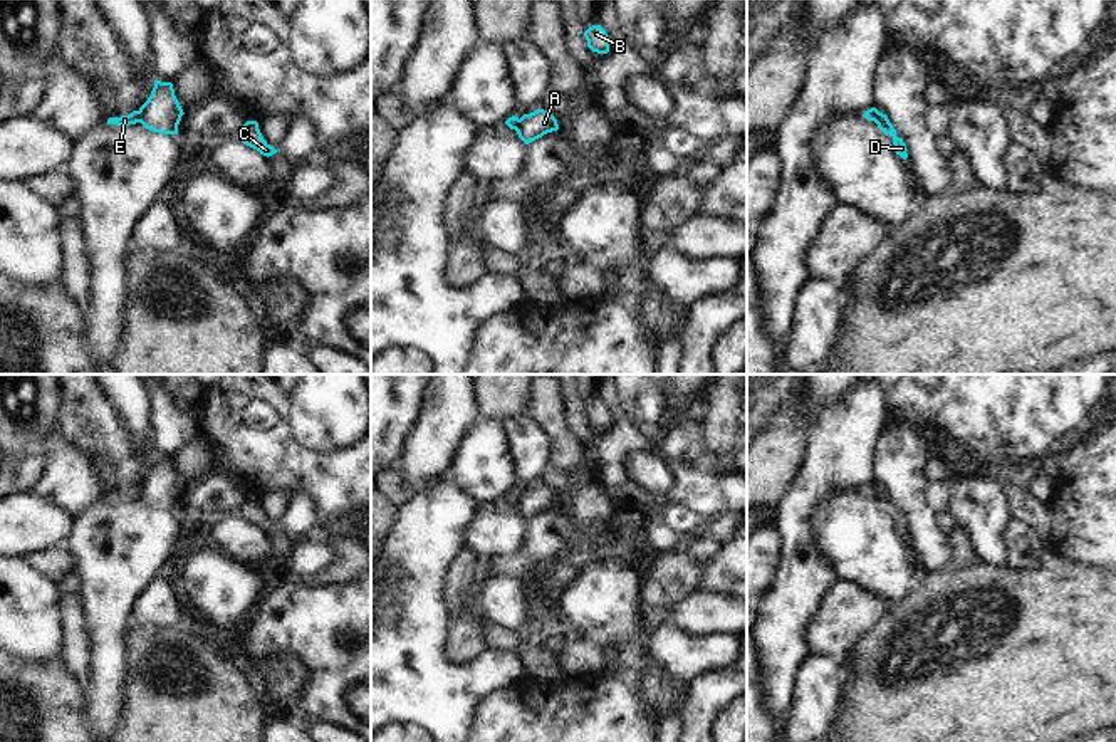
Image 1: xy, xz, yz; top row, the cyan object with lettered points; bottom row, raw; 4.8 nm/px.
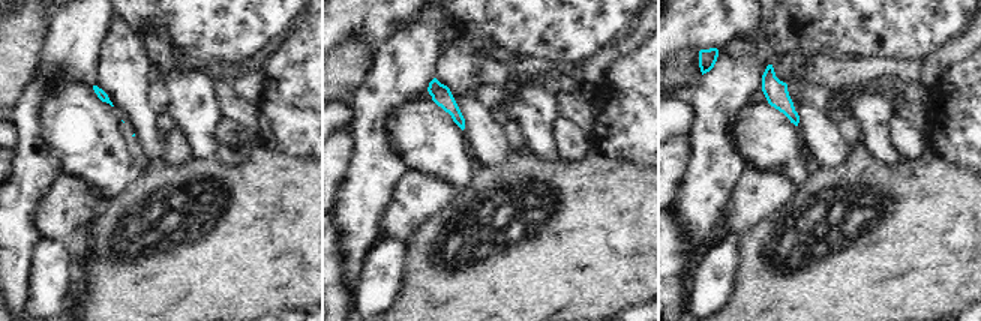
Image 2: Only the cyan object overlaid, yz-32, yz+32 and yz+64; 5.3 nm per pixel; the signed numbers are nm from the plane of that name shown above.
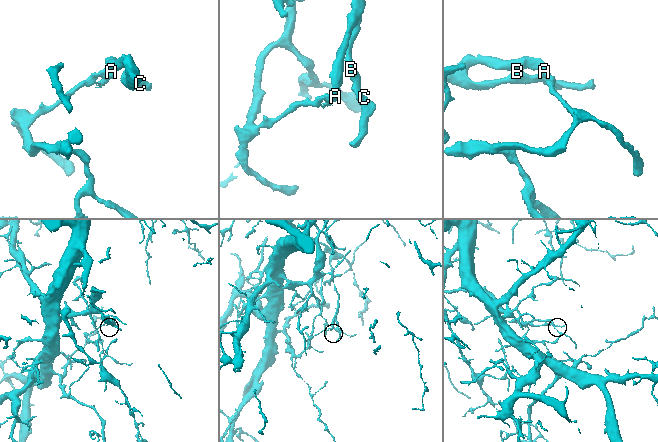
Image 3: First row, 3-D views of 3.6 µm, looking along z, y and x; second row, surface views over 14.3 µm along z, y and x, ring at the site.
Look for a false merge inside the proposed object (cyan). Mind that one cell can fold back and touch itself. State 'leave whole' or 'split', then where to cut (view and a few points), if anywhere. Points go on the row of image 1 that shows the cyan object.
split | xy (138, 111), (140, 121)

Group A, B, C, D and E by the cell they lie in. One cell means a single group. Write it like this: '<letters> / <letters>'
A B C D / E

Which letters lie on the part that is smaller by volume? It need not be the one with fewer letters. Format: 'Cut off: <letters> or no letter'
Cut off: E

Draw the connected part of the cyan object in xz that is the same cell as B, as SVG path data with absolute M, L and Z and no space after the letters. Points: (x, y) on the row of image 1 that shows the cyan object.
M601 25L589 27L584 32L584 37L587 40L587 47L592 52L597 52L597 54L608 54L609 52L609 37Z

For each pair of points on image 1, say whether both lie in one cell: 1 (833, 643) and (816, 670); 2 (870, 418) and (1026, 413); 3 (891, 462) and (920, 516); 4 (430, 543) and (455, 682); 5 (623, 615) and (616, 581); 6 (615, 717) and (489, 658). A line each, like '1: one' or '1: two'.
1: two
2: two
3: one
4: one
5: one
6: two

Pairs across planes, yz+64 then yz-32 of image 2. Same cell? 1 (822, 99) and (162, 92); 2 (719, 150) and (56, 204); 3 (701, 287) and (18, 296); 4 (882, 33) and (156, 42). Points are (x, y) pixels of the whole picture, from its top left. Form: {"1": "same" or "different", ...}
{"1": "same", "2": "different", "3": "different", "4": "different"}

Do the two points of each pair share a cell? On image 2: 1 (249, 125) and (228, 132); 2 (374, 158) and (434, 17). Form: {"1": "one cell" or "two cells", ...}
{"1": "two cells", "2": "one cell"}

